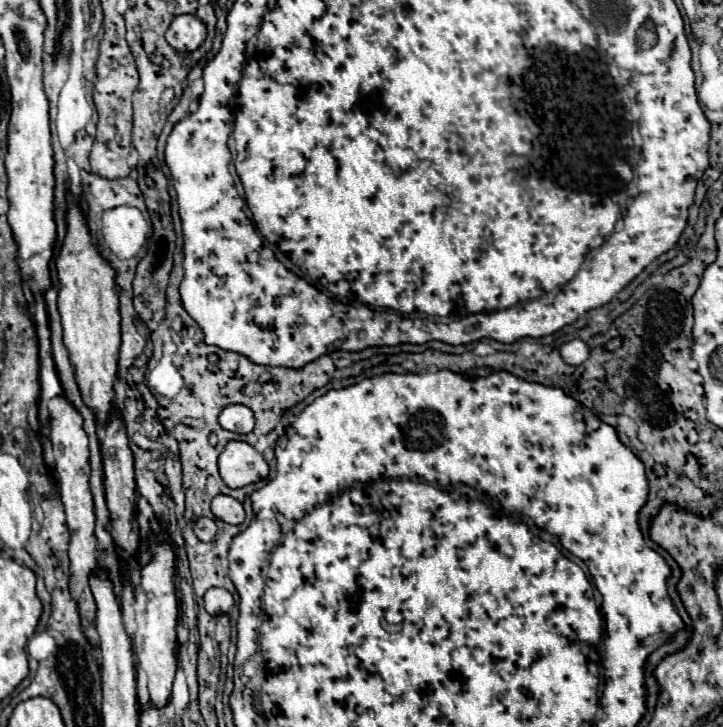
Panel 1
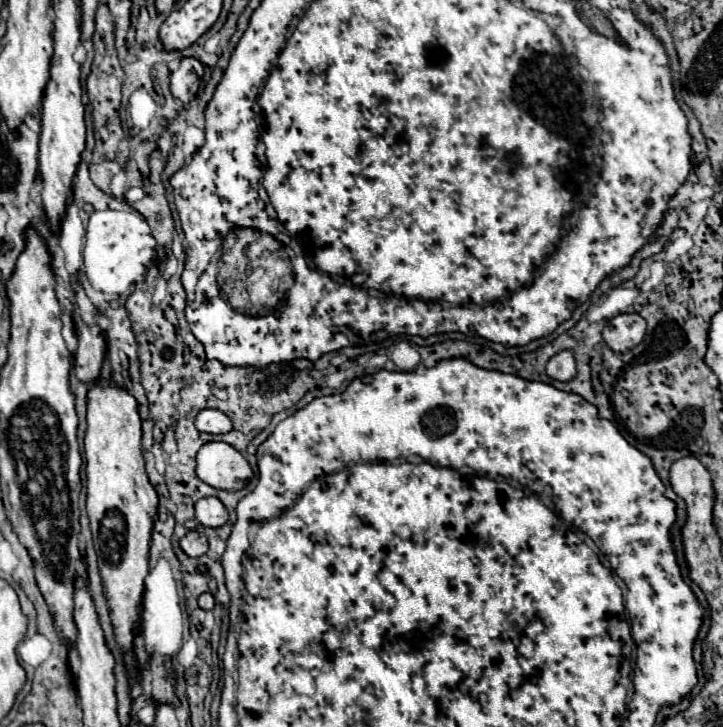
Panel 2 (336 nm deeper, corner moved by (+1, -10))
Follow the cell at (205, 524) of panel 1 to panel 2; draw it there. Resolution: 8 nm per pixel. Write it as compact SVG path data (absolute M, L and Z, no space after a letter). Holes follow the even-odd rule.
M194 530L194 532L188 532L188 534L180 540L180 548L182 548L188 556L198 558L198 556L202 556L202 554L208 552L208 540L206 540L206 536L204 536L202 532Z

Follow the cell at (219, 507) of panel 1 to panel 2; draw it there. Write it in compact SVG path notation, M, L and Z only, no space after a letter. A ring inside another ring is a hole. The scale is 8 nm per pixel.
M202 498L196 502L196 518L202 526L220 528L228 522L228 512L218 498Z

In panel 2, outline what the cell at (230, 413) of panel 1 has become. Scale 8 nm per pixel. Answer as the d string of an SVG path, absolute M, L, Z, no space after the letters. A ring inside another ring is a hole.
M212 408L200 410L194 424L200 432L208 432L208 434L226 434L232 430L232 420L224 412Z

